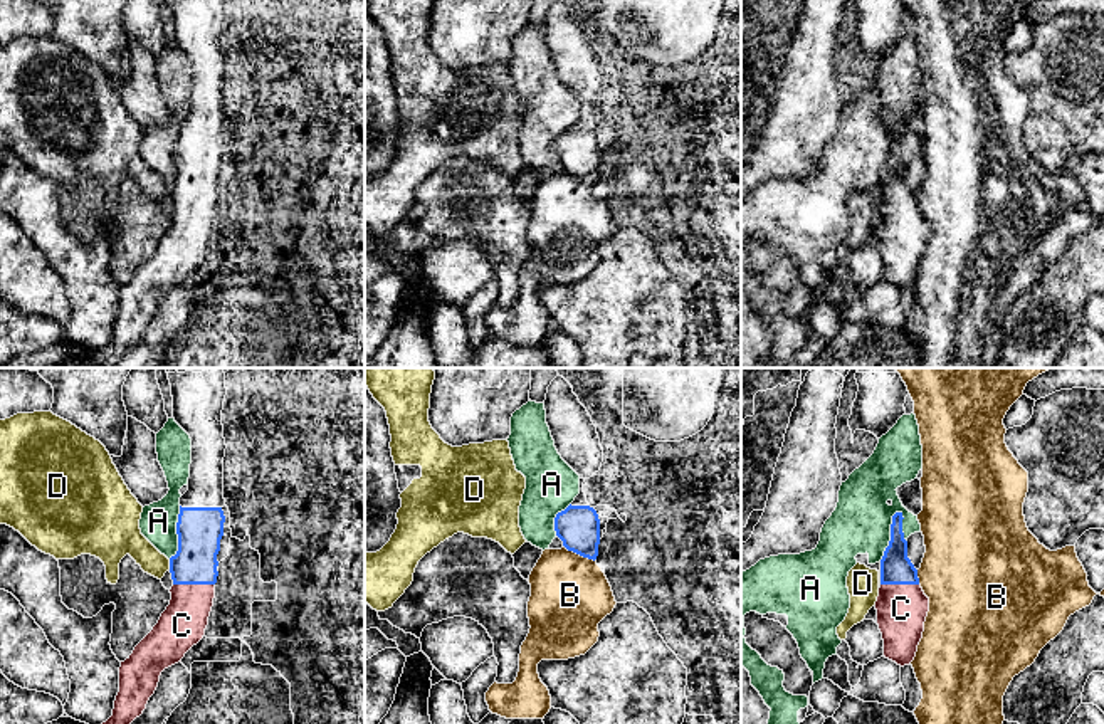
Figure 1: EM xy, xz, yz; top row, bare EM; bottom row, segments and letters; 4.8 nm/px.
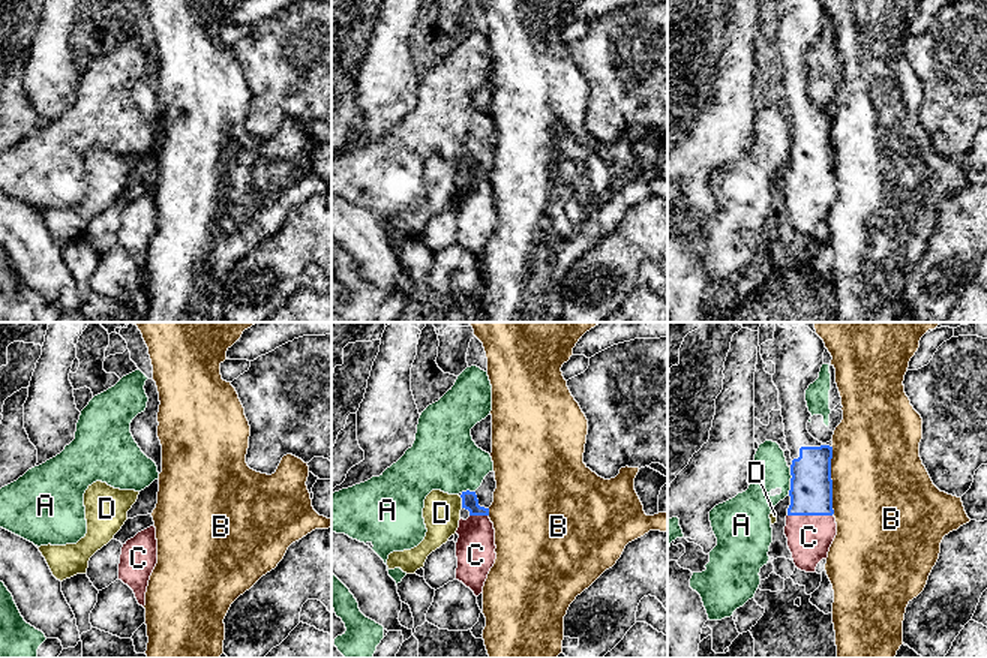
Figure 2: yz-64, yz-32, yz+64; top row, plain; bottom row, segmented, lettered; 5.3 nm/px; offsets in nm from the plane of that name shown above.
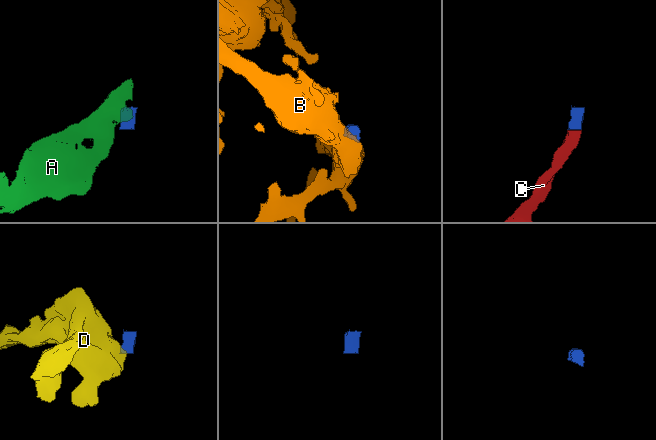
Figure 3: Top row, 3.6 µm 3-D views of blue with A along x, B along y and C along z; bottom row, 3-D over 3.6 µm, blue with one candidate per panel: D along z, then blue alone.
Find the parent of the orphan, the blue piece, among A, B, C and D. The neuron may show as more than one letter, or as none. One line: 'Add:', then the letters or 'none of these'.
Add: C

